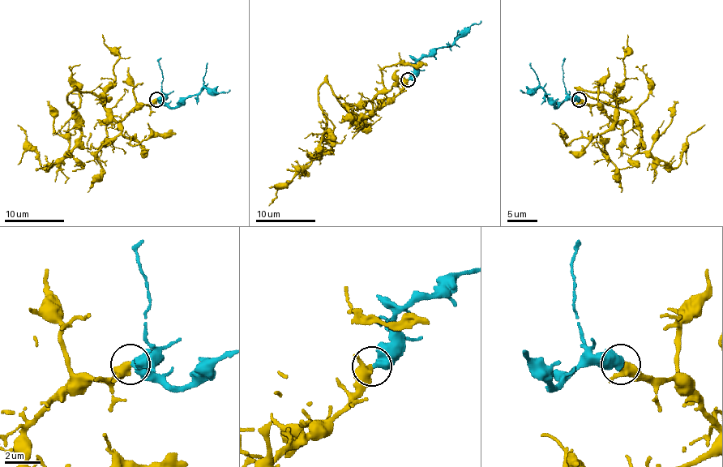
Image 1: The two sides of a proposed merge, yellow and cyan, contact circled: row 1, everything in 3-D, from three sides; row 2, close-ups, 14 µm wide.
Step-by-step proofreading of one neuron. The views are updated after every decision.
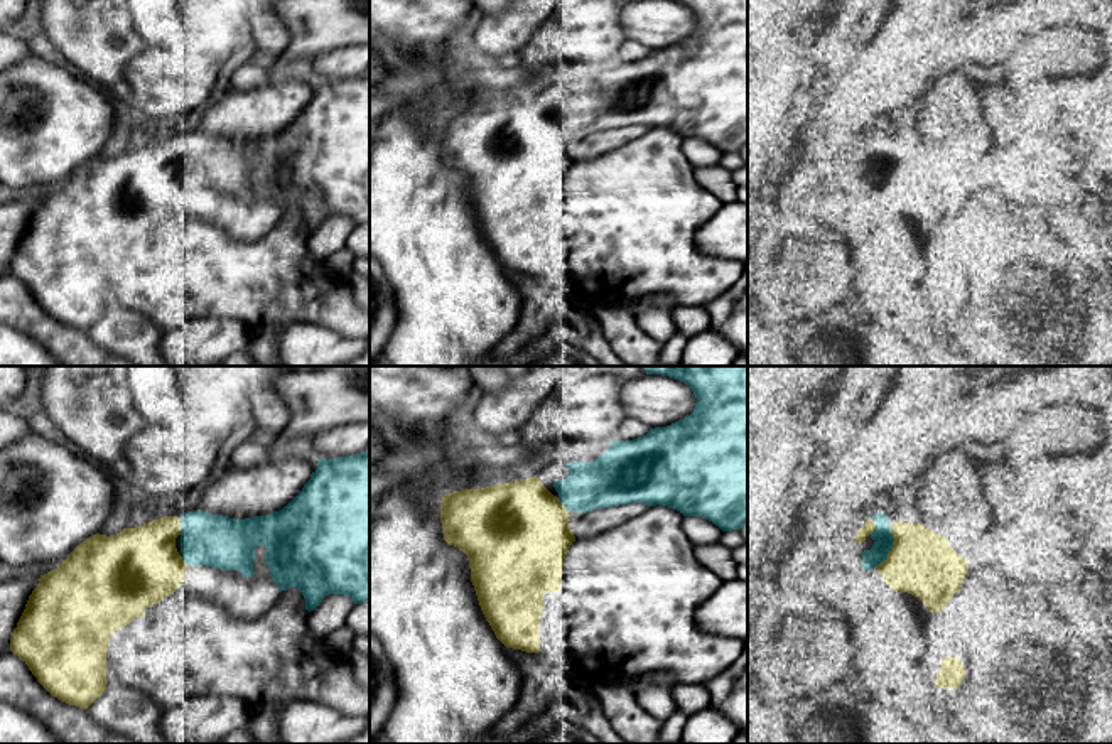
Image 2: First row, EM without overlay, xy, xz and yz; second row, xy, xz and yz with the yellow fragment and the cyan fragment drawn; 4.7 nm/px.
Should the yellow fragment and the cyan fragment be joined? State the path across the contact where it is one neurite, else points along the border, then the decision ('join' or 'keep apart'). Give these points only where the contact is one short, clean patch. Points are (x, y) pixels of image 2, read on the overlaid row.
join

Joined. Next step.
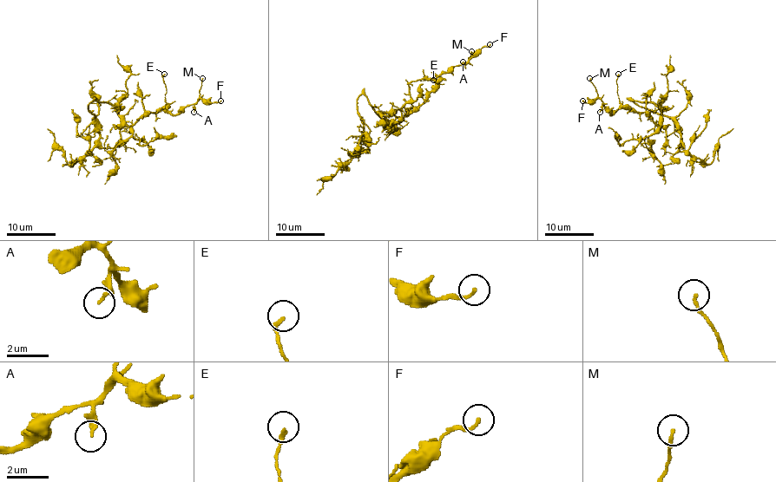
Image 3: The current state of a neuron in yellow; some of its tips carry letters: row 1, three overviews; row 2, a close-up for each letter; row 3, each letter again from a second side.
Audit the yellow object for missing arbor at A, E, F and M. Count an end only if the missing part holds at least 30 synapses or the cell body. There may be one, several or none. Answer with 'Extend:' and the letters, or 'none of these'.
Extend: none of these

